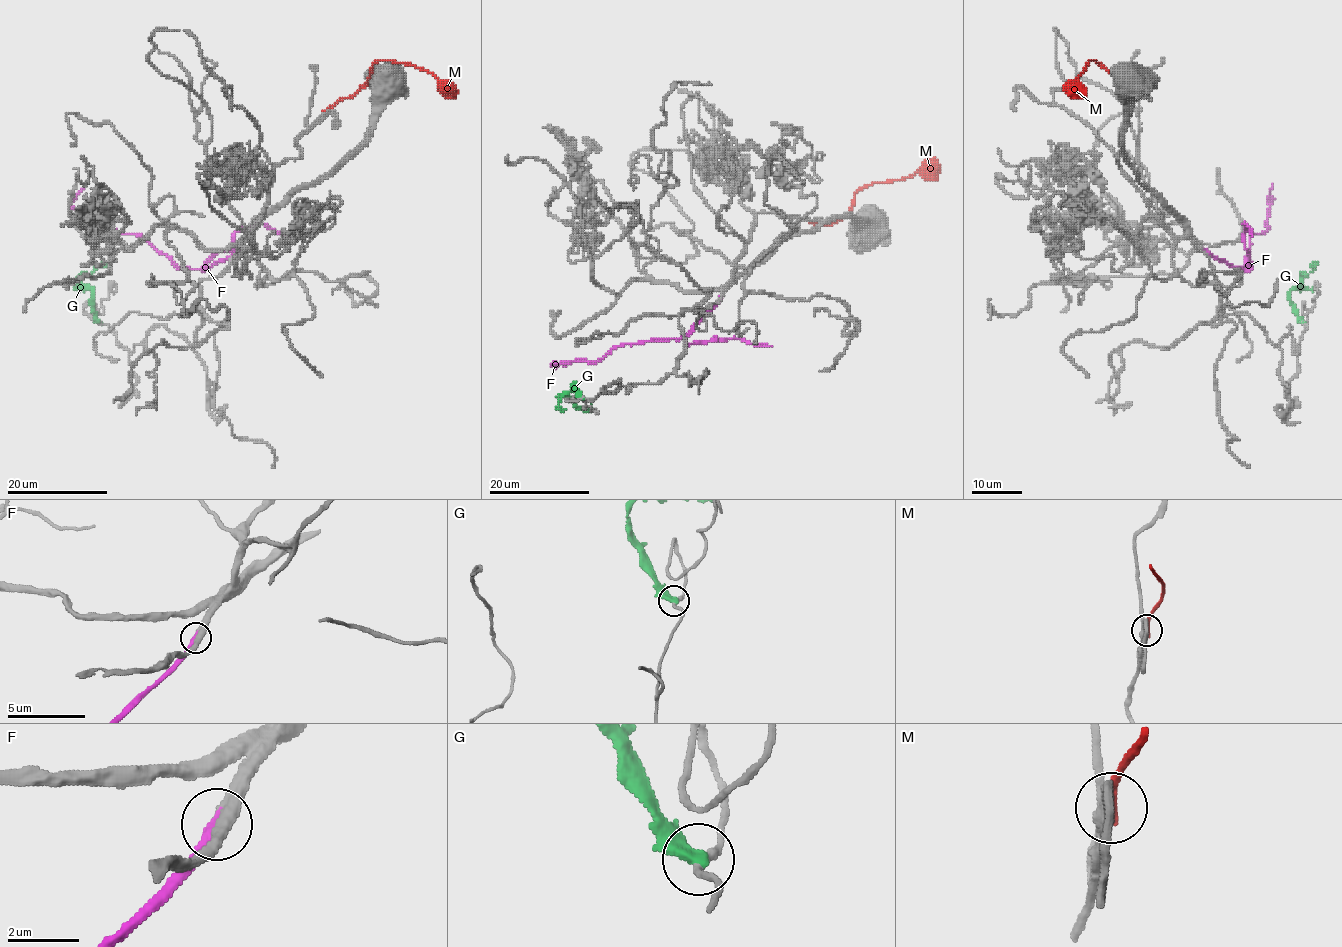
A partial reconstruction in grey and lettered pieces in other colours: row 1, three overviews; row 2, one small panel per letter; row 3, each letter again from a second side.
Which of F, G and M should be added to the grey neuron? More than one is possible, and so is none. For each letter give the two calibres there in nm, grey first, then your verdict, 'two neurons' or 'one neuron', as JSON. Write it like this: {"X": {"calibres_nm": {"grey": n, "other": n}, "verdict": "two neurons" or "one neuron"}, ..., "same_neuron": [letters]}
{"F": {"calibres_nm": {"grey": 320, "other": 360}, "verdict": "one neuron"}, "G": {"calibres_nm": {"grey": 190, "other": 480}, "verdict": "two neurons"}, "M": {"calibres_nm": {"grey": 380, "other": 240}, "verdict": "two neurons"}, "same_neuron": ["F"]}

